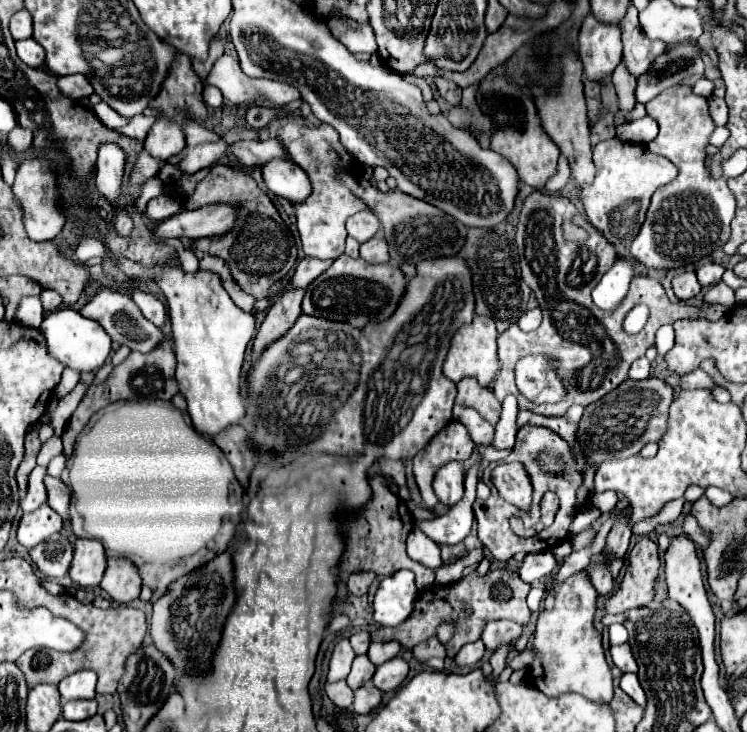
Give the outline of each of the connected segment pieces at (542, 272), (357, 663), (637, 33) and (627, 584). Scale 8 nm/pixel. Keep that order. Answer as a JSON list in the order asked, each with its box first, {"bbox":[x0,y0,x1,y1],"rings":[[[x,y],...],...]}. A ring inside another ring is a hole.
[{"bbox":[492,191,730,415],"rings":[[[534,191],[524,199],[522,211],[518,215],[518,227],[516,227],[516,247],[518,247],[518,257],[520,257],[520,269],[522,269],[522,279],[528,283],[528,287],[534,291],[538,307],[542,309],[542,325],[526,333],[518,325],[510,327],[510,339],[508,331],[500,333],[498,337],[498,357],[500,357],[500,373],[496,381],[492,383],[494,395],[498,401],[504,401],[508,393],[518,397],[518,407],[520,409],[530,409],[540,415],[562,415],[570,405],[580,403],[580,405],[592,405],[604,393],[610,393],[616,389],[616,385],[624,383],[628,379],[628,369],[630,365],[644,357],[646,349],[654,345],[654,335],[662,325],[672,325],[678,319],[692,319],[692,317],[706,317],[710,321],[718,321],[728,313],[730,307],[726,305],[714,305],[706,309],[698,309],[688,303],[672,303],[666,297],[664,287],[660,285],[658,279],[650,275],[642,275],[634,279],[634,287],[630,289],[628,297],[624,303],[612,311],[606,313],[598,309],[592,303],[592,289],[598,285],[602,275],[612,267],[616,261],[616,249],[602,237],[596,227],[592,227],[586,217],[576,209],[576,205],[562,197],[562,195],[552,195],[546,191]],[[564,219],[574,221],[576,225],[582,225],[588,233],[590,239],[584,245],[576,243],[566,243],[562,237],[562,223]],[[638,303],[648,305],[650,317],[644,329],[636,335],[628,335],[622,329],[622,319],[624,315]],[[548,351],[556,361],[560,369],[560,379],[564,381],[564,389],[568,389],[568,397],[558,403],[548,403],[548,405],[532,405],[532,401],[520,397],[514,381],[514,367],[520,357],[526,355],[540,355]]]},{"bbox":[348,655,374,691],"rings":[[[358,655],[356,659],[354,659],[354,663],[352,663],[352,671],[350,671],[350,675],[348,675],[348,685],[356,691],[358,687],[362,687],[364,683],[368,683],[370,679],[372,679],[372,675],[374,675],[374,665],[370,663],[370,659],[368,659],[368,655]]]},{"bbox":[620,5,666,77],"rings":[[[630,5],[624,19],[620,21],[622,43],[624,43],[624,61],[630,69],[630,73],[634,73],[636,77],[646,73],[650,63],[654,61],[654,57],[658,57],[666,49],[666,43],[650,41],[648,37],[644,37],[638,14],[636,7]]]},{"bbox":[604,535,658,615],"rings":[[[648,535],[640,537],[628,555],[626,575],[616,593],[608,595],[604,611],[618,615],[628,609],[648,605],[656,595],[658,567],[658,545]]]}]

